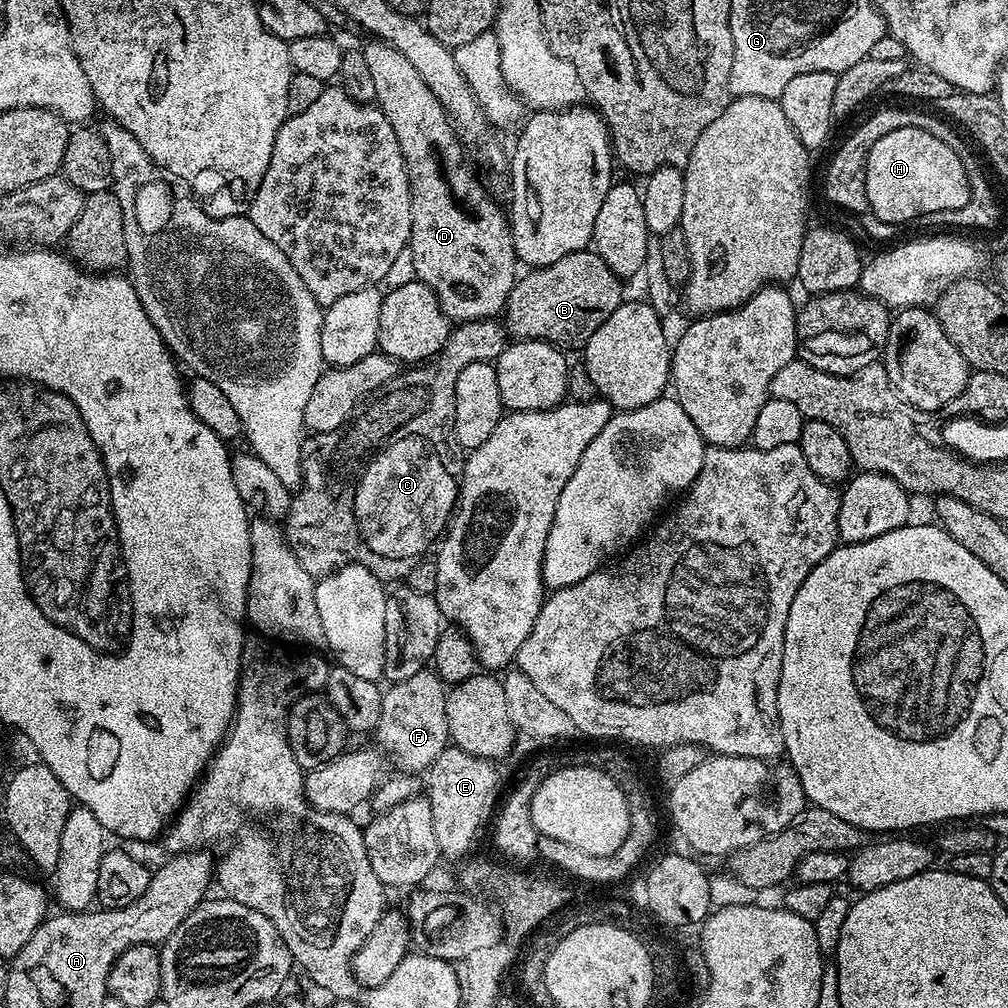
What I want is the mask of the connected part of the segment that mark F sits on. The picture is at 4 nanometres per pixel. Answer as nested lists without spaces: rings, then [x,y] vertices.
[[[425,666],[418,674],[410,674],[410,678],[389,683],[387,687],[382,698],[382,718],[378,718],[374,733],[375,743],[390,760],[392,755],[399,771],[423,773],[432,767],[434,758],[438,758],[450,744],[446,722],[446,685],[435,670]]]

